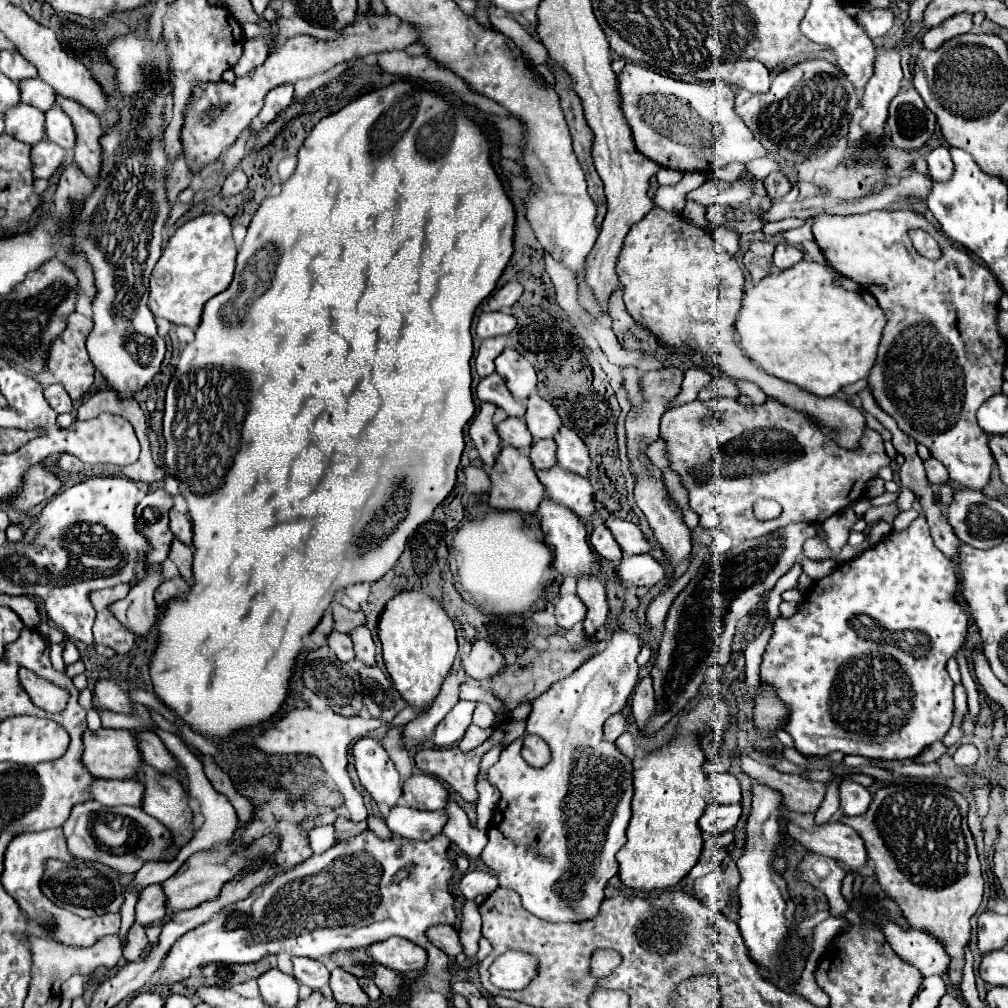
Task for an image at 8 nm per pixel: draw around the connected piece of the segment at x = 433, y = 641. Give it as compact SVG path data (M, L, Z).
M407 590L387 600L377 630L385 648L383 660L393 686L409 704L425 710L439 694L457 654L457 640L451 618L439 600L427 596L425 592Z

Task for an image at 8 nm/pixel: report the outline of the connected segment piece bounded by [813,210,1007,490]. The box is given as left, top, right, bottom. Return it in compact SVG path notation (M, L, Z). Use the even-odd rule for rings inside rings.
M873 210L855 216L817 214L813 216L813 236L827 264L833 266L841 276L857 282L861 288L867 288L867 292L875 296L883 308L883 314L887 316L877 358L869 372L869 386L877 404L897 420L903 432L907 432L919 444L931 448L931 456L949 470L949 478L953 482L981 490L989 482L993 456L989 450L989 438L979 432L975 414L985 400L1001 394L1007 352L1007 342L999 338L995 328L995 316L999 312L997 304L1003 294L999 282L989 268L977 264L965 250L957 248L921 214L911 210ZM909 228L921 228L929 232L943 250L941 260L931 262L923 258L907 236Z

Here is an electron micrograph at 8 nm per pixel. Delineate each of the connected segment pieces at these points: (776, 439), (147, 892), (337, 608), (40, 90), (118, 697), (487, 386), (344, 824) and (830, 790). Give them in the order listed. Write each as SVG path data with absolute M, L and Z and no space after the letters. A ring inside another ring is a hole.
M715 398L711 402L693 400L689 404L669 408L661 418L661 440L665 442L669 468L681 476L681 484L689 492L689 508L699 516L699 526L719 528L737 542L759 538L791 522L827 520L837 510L853 506L865 492L867 482L877 476L877 470L881 466L889 466L891 462L891 458L885 454L883 438L875 430L865 430L859 450L843 450L833 444L825 432L819 432L811 420L799 416L799 412L791 412L791 408L775 404L771 398L767 398L765 404L751 408L741 406L733 398ZM707 412L715 412L719 422L713 426L703 426L701 418ZM759 498L777 500L783 508L781 516L775 520L757 520L753 514L753 504Z
M151 884L141 892L141 898L135 908L135 924L149 926L151 922L161 922L165 918L167 910L163 908L163 892L159 884Z
M333 604L333 618L335 618L335 630L343 634L351 634L353 628L365 624L365 614L361 610L351 612L341 604Z
M39 78L21 80L19 82L19 94L21 94L21 100L25 104L31 104L31 106L43 110L43 112L55 104L53 88L49 84L45 84L43 80L39 80Z
M97 680L93 690L93 708L99 712L119 712L133 716L135 706L129 702L127 694L113 680Z
M493 372L491 376L487 376L487 378L483 378L479 382L479 386L477 386L477 398L481 402L495 404L497 408L505 410L507 416L519 416L521 418L523 412L525 412L525 404L517 402L511 396L511 392L505 386L505 380L497 372Z
M339 816L337 822L333 824L335 826L335 840L345 840L347 836L353 836L353 834L359 834L367 828L367 822L361 822L361 824L351 824L349 818L345 816Z
M837 776L826 788L826 793L823 802L821 803L815 815L817 824L824 824L830 821L834 814L837 814L840 809L839 802L839 782L843 781L843 777Z

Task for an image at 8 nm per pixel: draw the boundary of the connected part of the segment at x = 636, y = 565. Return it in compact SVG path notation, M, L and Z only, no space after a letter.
M649 554L623 556L617 566L617 580L629 586L653 586L663 578L663 568Z

